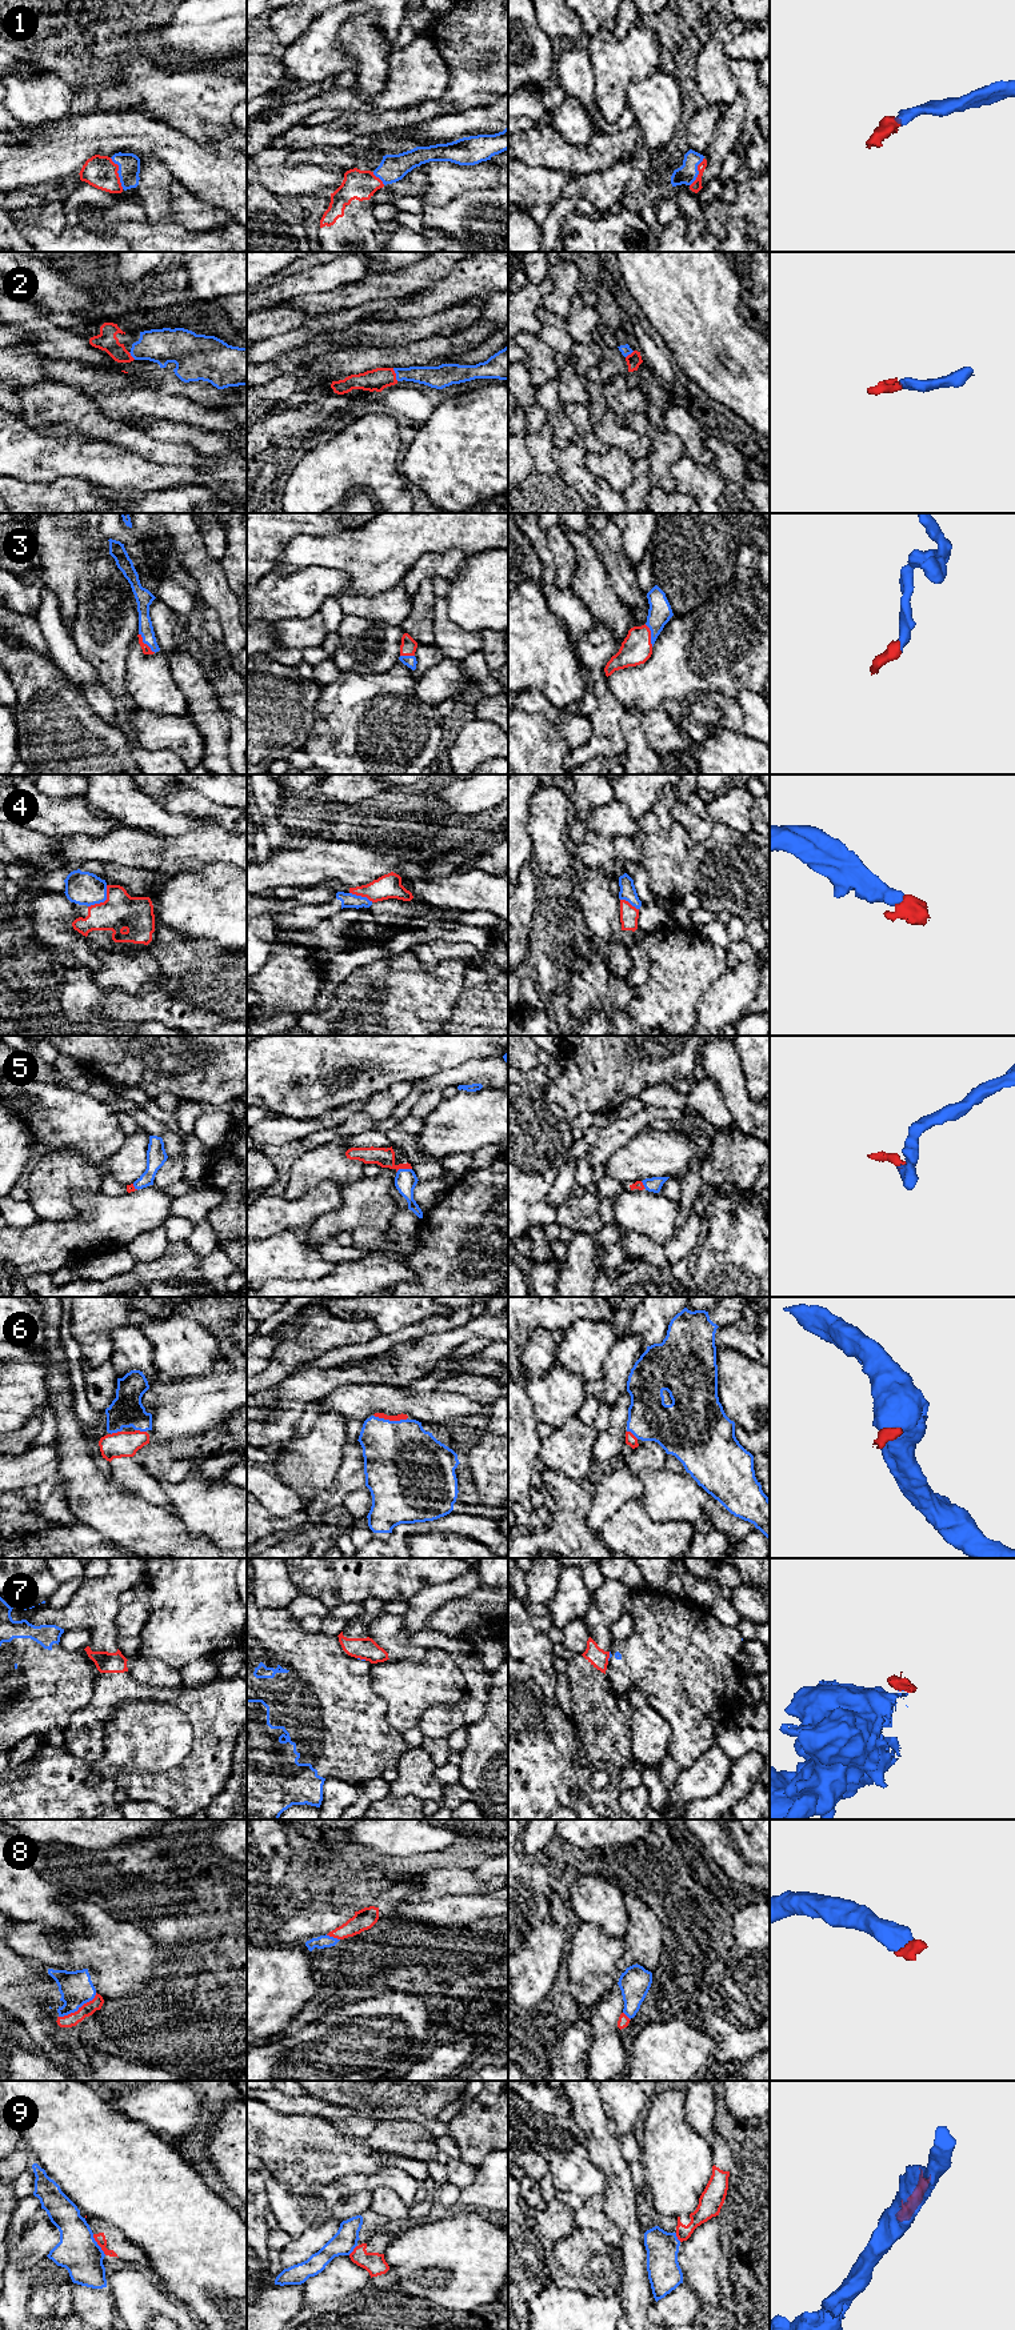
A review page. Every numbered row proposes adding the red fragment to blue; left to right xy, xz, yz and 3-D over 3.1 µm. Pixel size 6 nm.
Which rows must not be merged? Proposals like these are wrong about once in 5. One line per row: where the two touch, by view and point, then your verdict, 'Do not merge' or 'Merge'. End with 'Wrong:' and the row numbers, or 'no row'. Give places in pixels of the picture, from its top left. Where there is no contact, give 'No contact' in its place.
1: Touches blue at xy (118, 172). Merge
2: Touches blue at xz (396, 375). Merge
3: Touches blue at xy (146, 643). Merge
4: Touches blue at xy (103, 901). Merge
5: Touches blue at xz (403, 1169). Merge
6: Touches blue at xz (391, 1421). Merge
7: Touches blue at yz (610, 1656). Do not merge
8: Touches blue at xy (78, 2009). Merge
9: Touches blue at xy (98, 2245). Do not merge
Wrong: 7, 9

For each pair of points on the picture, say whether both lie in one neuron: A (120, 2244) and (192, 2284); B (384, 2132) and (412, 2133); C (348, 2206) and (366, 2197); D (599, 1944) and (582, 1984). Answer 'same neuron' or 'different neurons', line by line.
A: different neurons
B: same neuron
C: same neuron
D: same neuron

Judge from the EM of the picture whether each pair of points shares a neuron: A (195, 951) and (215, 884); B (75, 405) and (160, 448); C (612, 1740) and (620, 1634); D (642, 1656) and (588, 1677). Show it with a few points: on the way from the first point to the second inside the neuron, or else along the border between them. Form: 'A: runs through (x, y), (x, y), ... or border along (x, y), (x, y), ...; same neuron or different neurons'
A: border along (170, 928), (191, 937), (211, 940), (228, 949); different neurons
B: runs through (94, 425), (116, 431), (138, 440); same neuron
C: border along (623, 1613), (611, 1628), (612, 1641); different neurons
D: border along (604, 1674), (610, 1690), (618, 1700); different neurons

